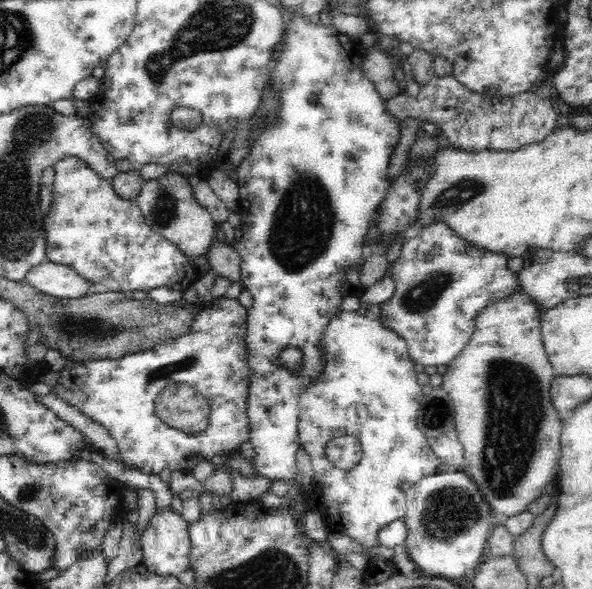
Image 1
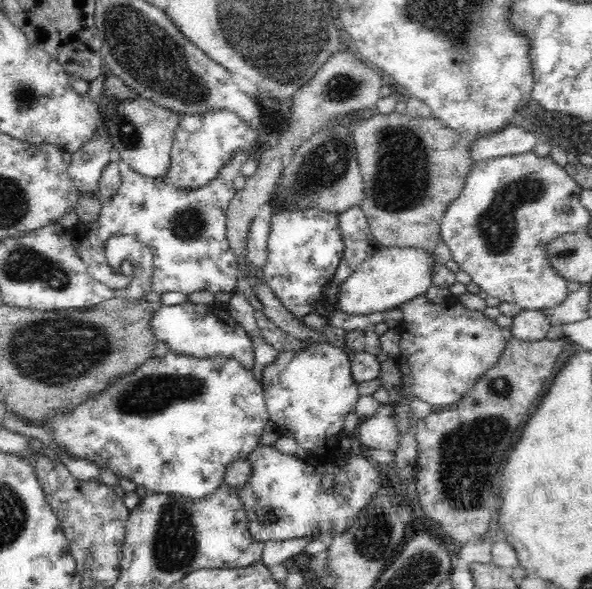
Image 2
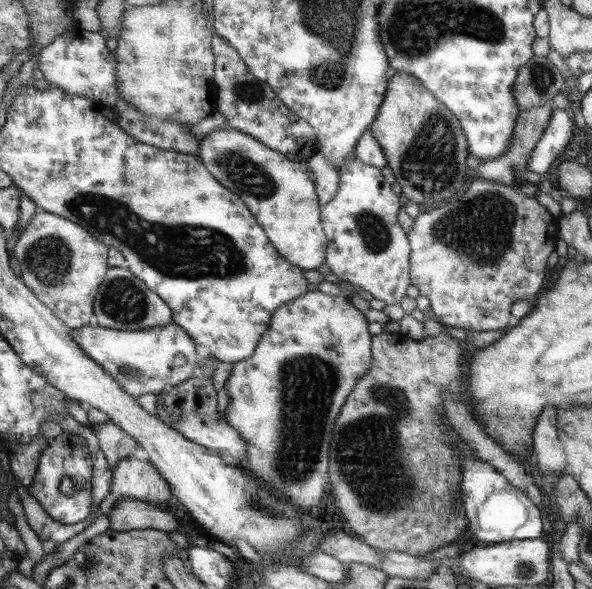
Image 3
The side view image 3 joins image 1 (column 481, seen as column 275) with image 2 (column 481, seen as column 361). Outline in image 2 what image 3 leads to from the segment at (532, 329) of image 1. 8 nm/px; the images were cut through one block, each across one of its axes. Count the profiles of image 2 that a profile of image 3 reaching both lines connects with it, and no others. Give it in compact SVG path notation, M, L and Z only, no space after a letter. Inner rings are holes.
M424 292L400 307L403 312L403 322L398 360L403 377L403 396L398 404L392 403L392 407L394 407L395 416L398 417L396 427L399 428L401 440L411 425L411 420L414 419L408 404L410 396L422 399L432 407L452 407L452 404L458 403L475 387L484 372L490 371L499 363L513 336L510 327L500 327L496 319L486 318L483 311L466 310L466 306L456 302L456 297L446 298L436 304L430 302Z

